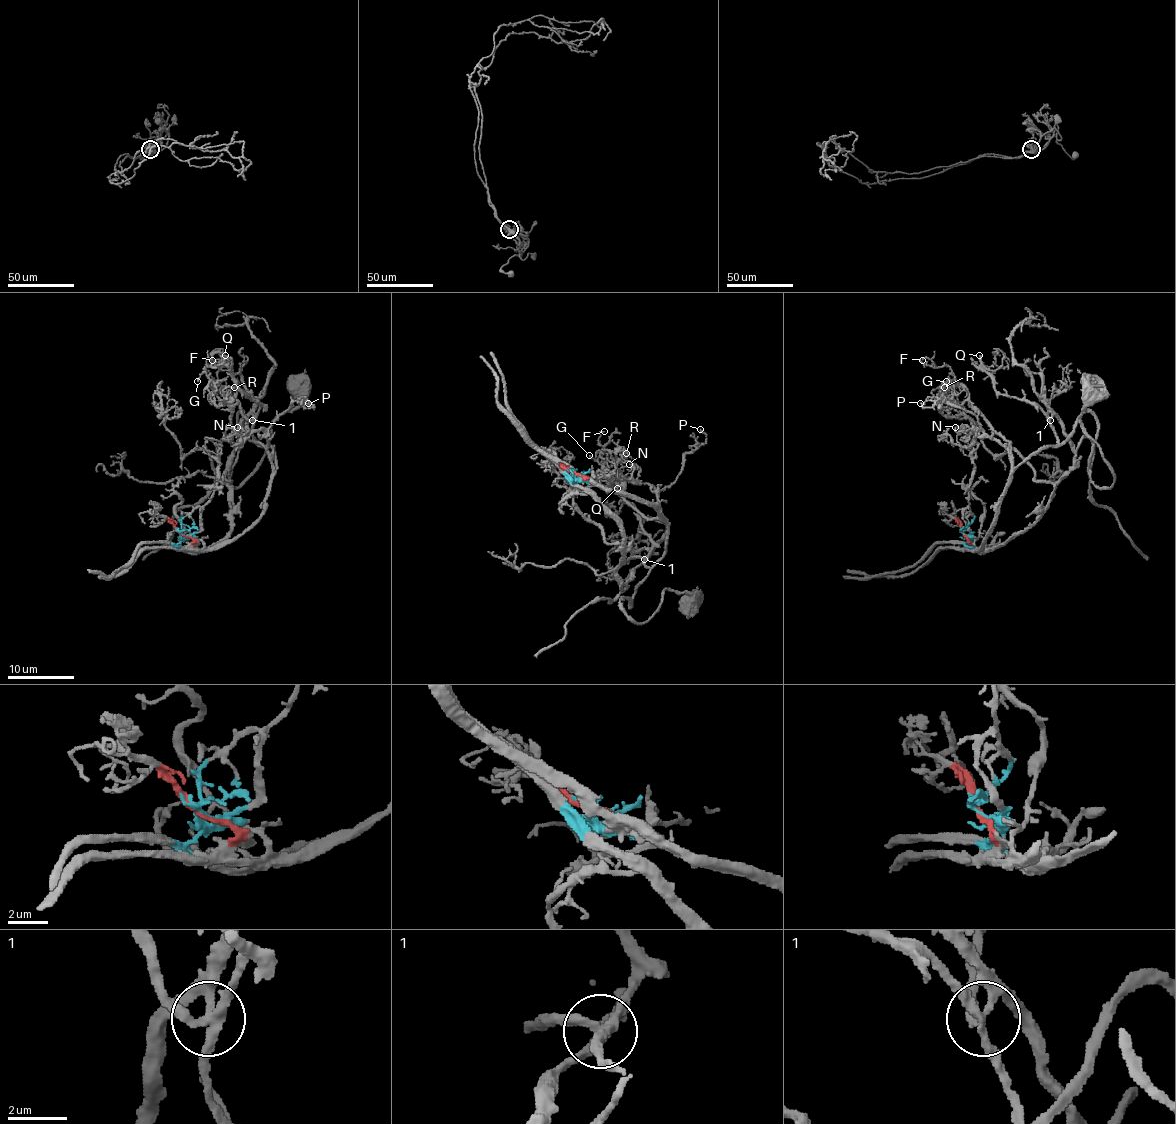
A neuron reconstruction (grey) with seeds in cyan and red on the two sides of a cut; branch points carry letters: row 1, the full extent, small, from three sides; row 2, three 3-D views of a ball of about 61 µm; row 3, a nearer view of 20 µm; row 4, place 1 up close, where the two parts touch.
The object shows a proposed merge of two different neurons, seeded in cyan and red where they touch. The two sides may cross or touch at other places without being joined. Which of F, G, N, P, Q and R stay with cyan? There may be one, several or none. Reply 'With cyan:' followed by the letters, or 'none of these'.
With cyan: none of these

